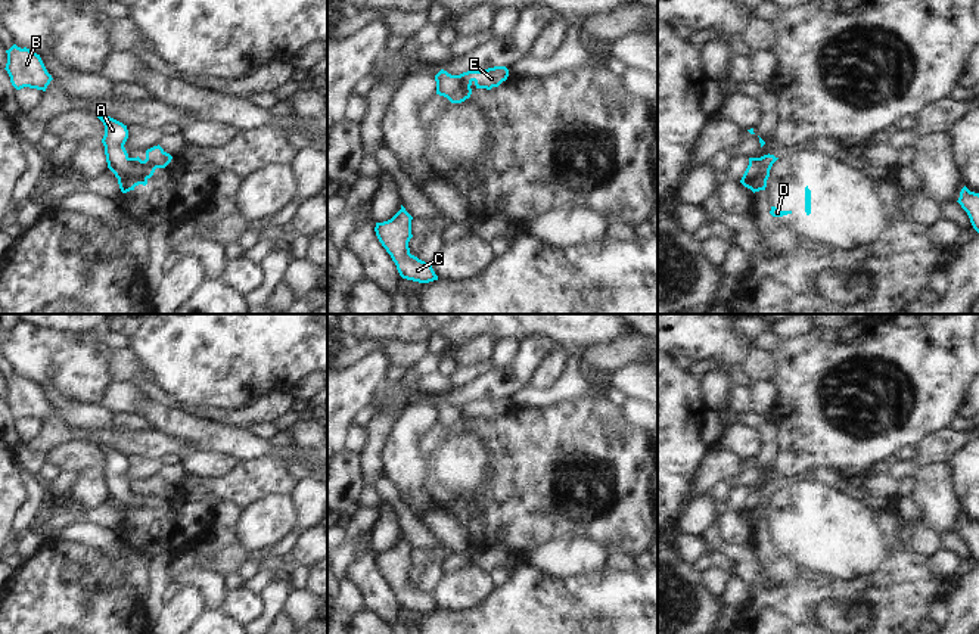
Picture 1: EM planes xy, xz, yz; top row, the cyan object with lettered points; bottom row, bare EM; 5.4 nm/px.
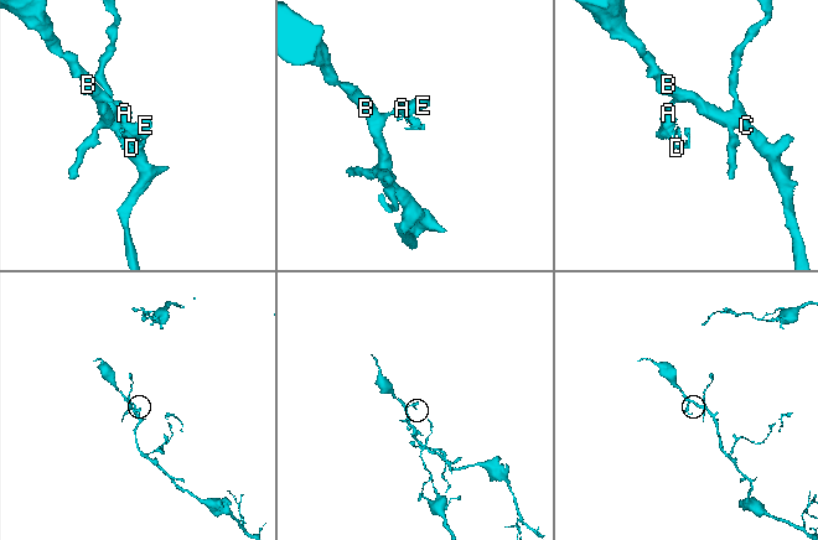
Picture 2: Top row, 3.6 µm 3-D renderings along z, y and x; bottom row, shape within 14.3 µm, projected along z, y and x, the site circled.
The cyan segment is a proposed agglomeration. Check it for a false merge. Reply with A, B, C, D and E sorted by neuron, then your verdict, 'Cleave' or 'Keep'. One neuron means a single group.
Groups: A B C D E. Keep.

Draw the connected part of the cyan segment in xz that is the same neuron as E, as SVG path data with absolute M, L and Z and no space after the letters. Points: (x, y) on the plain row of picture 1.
M494 397L484 401L467 401L460 405L451 405L441 400L435 405L436 425L447 428L451 433L461 433L470 428L475 414L476 419L491 420L498 417L509 407L509 400L506 397Z

